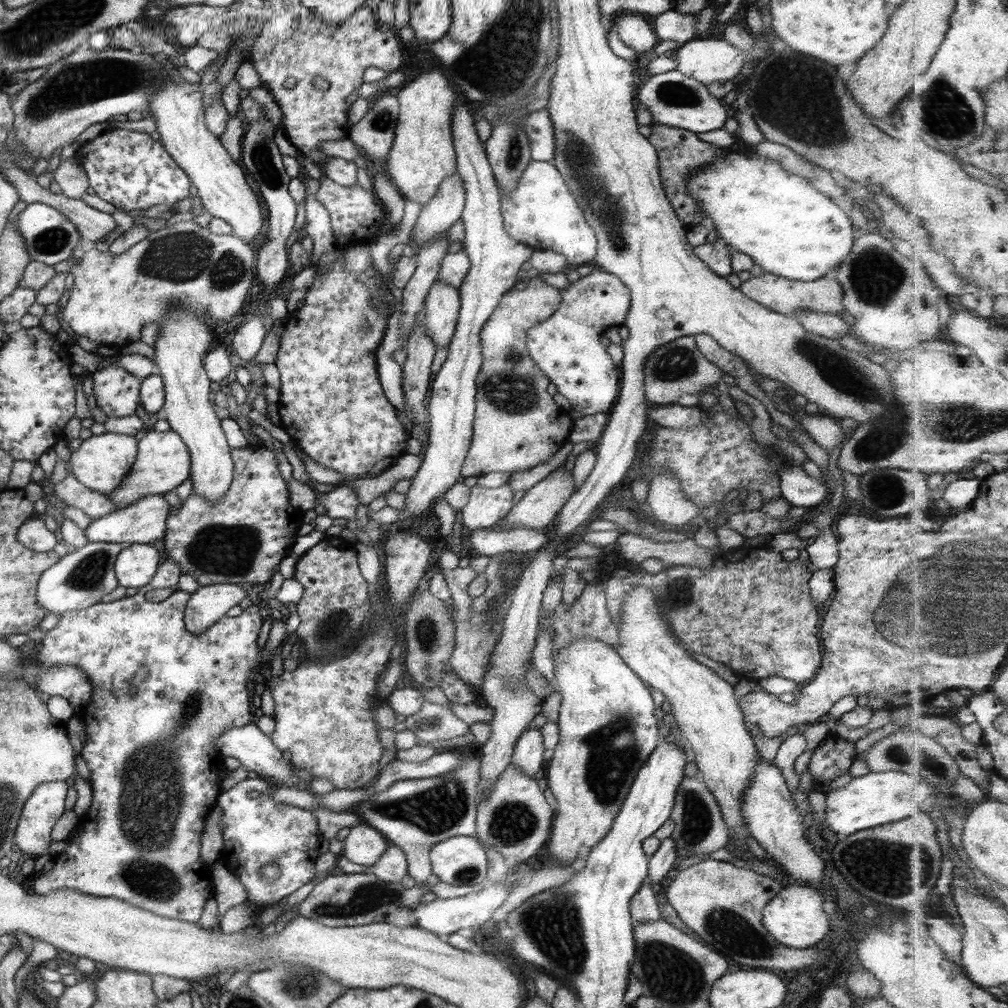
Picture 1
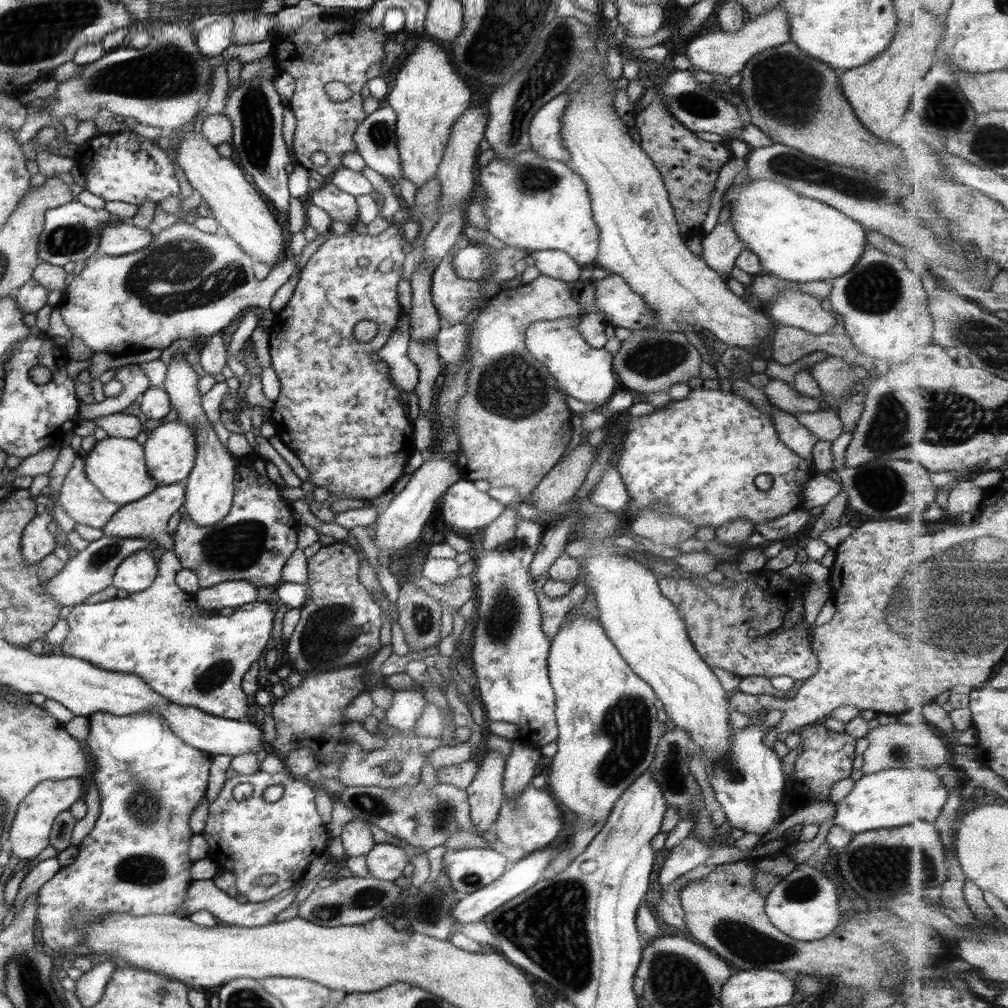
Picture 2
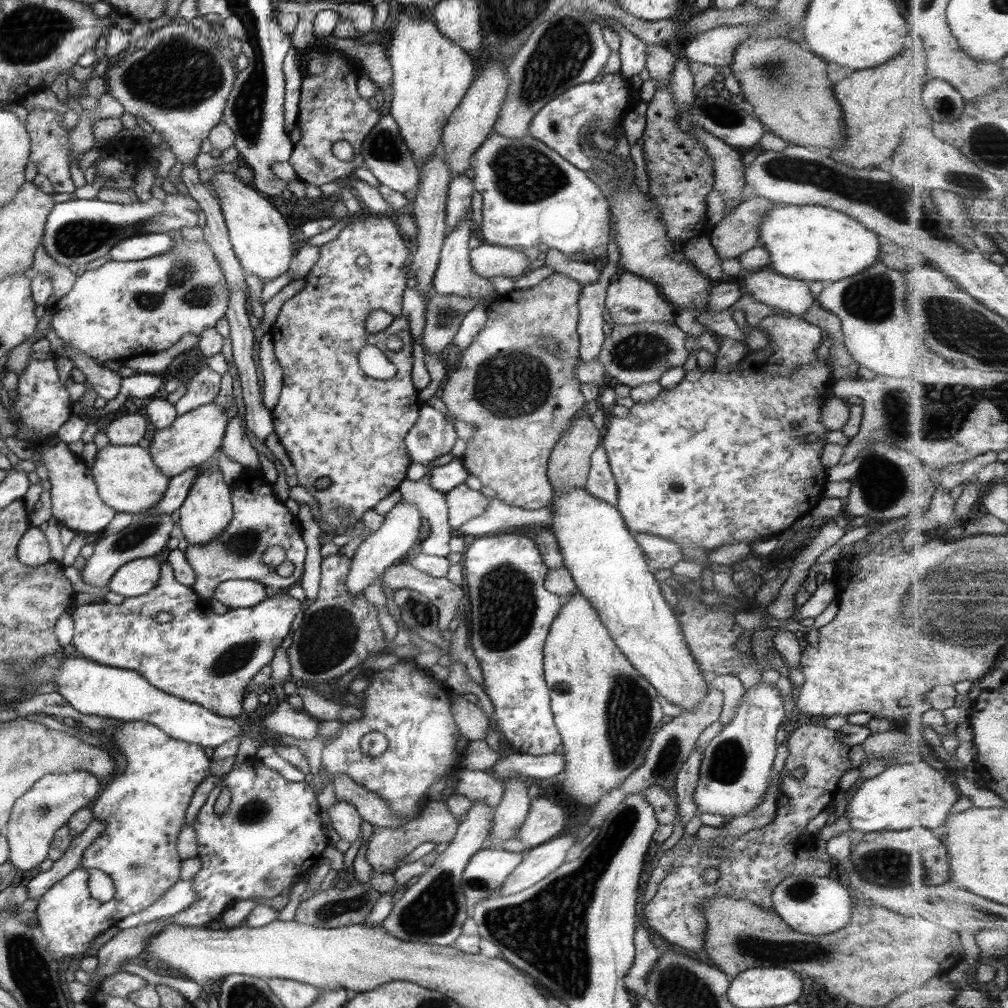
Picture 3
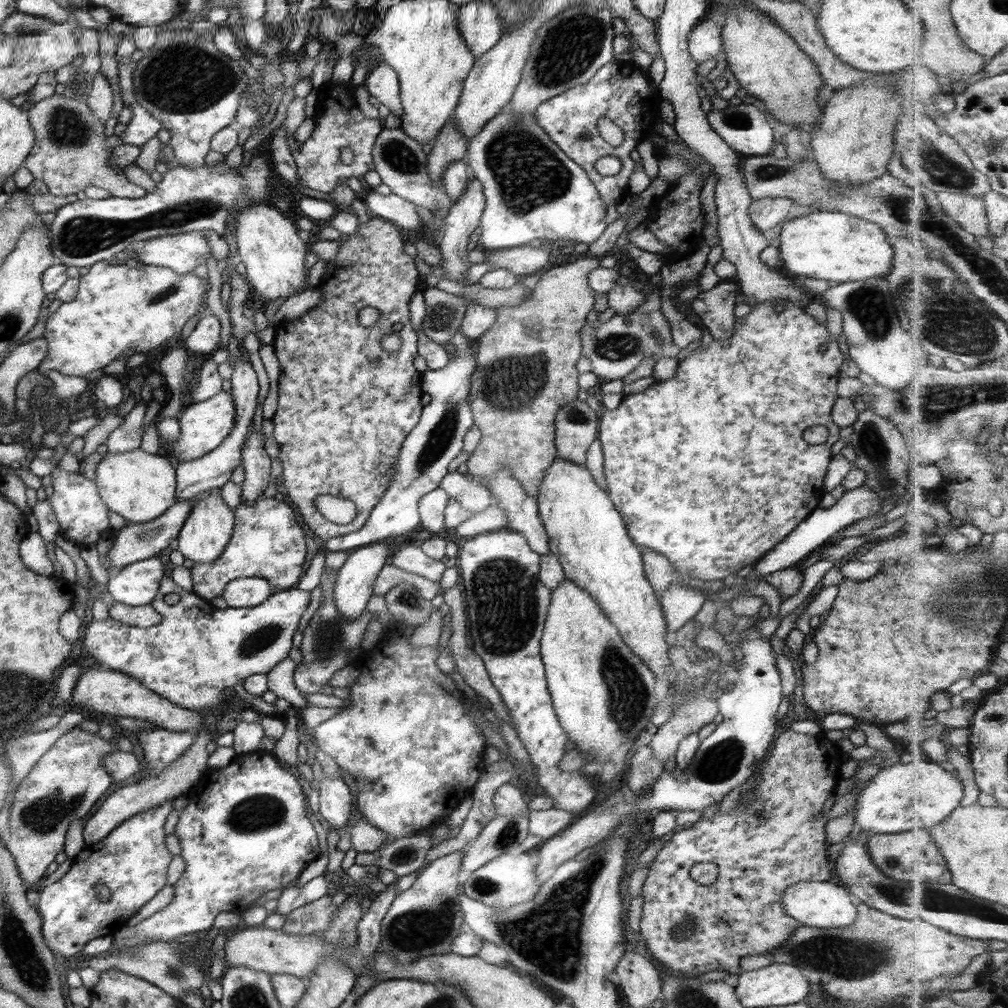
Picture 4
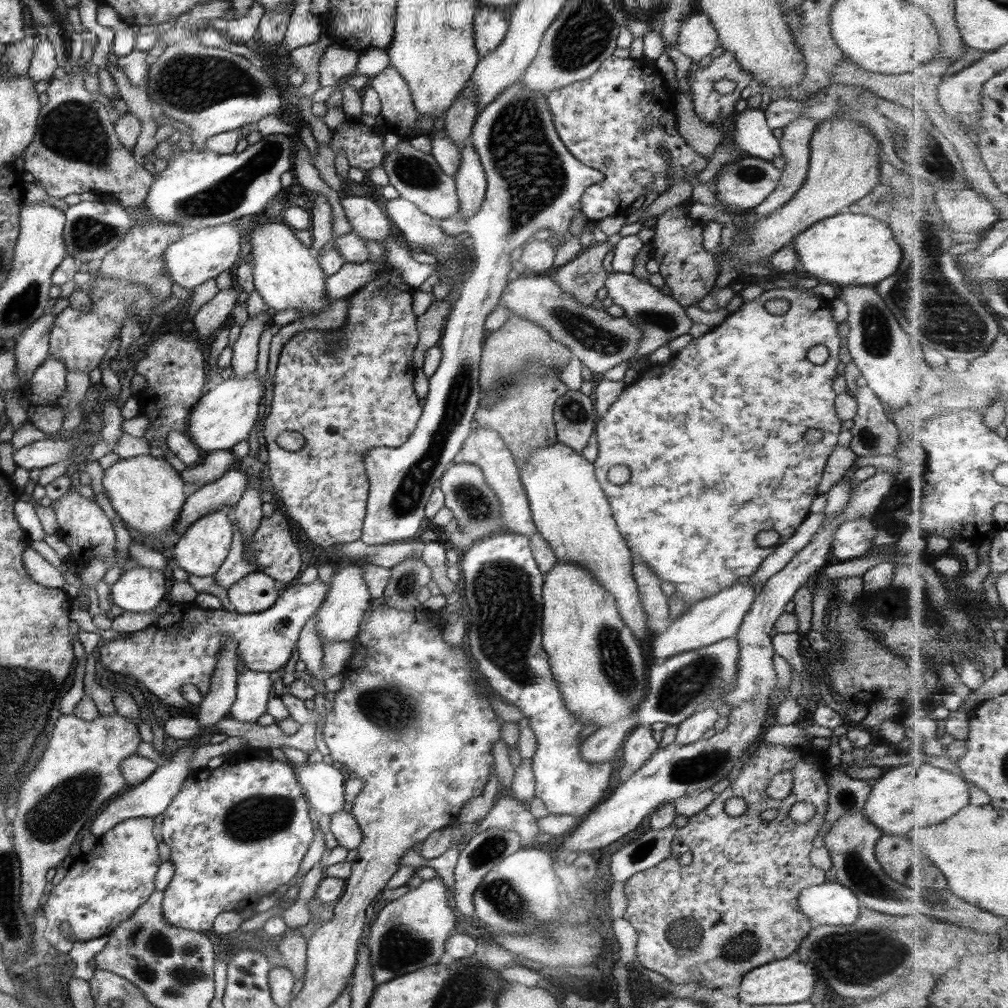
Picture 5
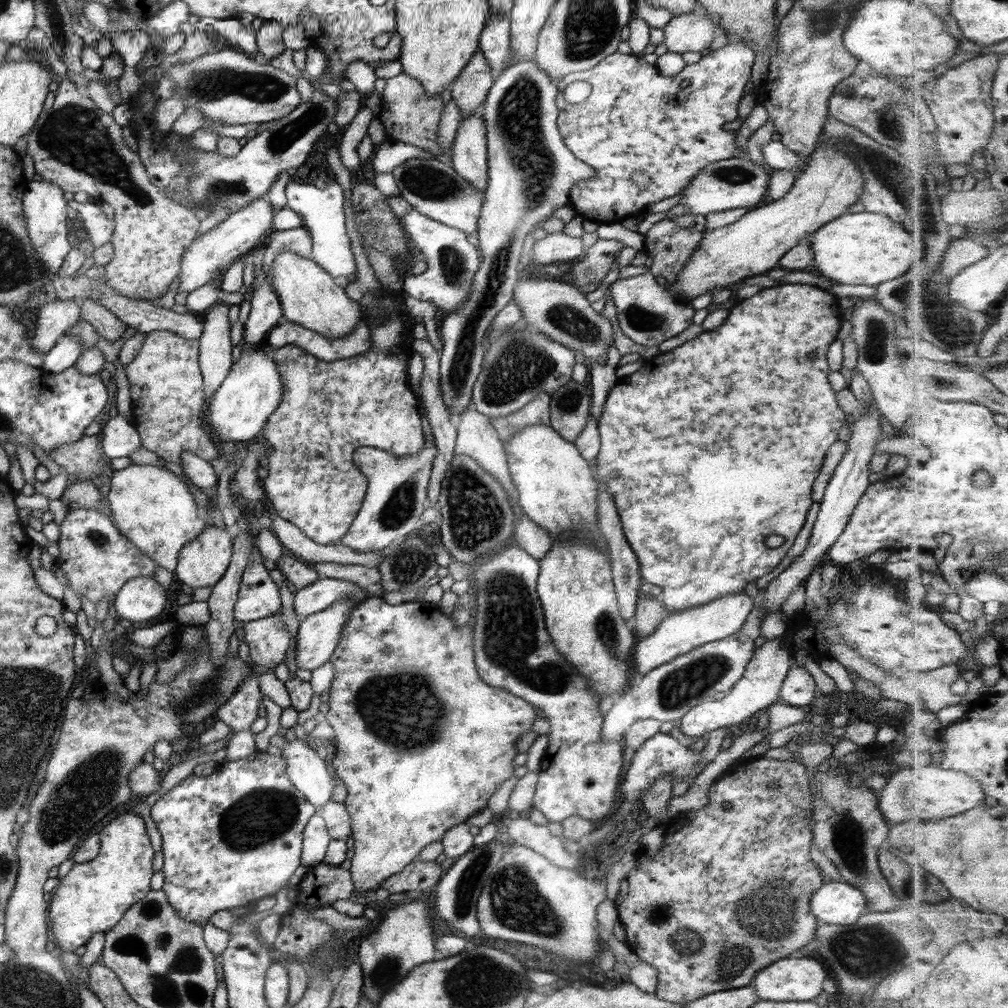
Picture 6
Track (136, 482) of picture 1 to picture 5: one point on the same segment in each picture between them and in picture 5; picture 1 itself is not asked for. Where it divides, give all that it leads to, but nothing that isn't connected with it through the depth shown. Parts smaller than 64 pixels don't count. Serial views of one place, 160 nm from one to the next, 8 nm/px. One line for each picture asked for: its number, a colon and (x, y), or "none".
2: (169, 451)
3: (192, 439)
4: (203, 425)
5: (224, 415)

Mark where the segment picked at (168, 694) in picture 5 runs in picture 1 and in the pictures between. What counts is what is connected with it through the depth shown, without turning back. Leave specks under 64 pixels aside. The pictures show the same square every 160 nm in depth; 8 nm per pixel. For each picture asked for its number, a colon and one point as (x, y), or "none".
1: (153, 767)
2: (193, 658)
3: (204, 658)
4: (196, 652)

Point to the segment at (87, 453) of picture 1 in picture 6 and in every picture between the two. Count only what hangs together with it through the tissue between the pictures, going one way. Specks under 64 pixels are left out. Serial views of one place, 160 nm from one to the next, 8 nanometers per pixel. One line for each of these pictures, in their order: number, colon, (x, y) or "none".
2: (115, 466)
3: (126, 480)
4: (137, 486)
5: (146, 493)
6: (152, 508)

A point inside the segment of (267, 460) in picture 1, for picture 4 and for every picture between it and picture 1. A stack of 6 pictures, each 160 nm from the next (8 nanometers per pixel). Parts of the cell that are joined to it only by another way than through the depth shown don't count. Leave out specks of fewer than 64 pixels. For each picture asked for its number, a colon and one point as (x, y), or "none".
2: (252, 542)
3: (258, 520)
4: (266, 542)

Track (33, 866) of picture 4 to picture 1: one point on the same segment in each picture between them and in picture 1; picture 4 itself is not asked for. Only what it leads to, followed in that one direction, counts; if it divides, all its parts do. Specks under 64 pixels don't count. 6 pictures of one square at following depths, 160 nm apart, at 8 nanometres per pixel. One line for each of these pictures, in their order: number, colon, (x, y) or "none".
1: (45, 804)
2: (29, 835)
3: (36, 815)

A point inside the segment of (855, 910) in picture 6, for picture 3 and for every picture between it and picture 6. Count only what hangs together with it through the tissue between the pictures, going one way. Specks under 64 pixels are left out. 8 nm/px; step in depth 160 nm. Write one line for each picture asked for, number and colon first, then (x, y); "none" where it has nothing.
3: (807, 904)
4: (820, 905)
5: (829, 903)

